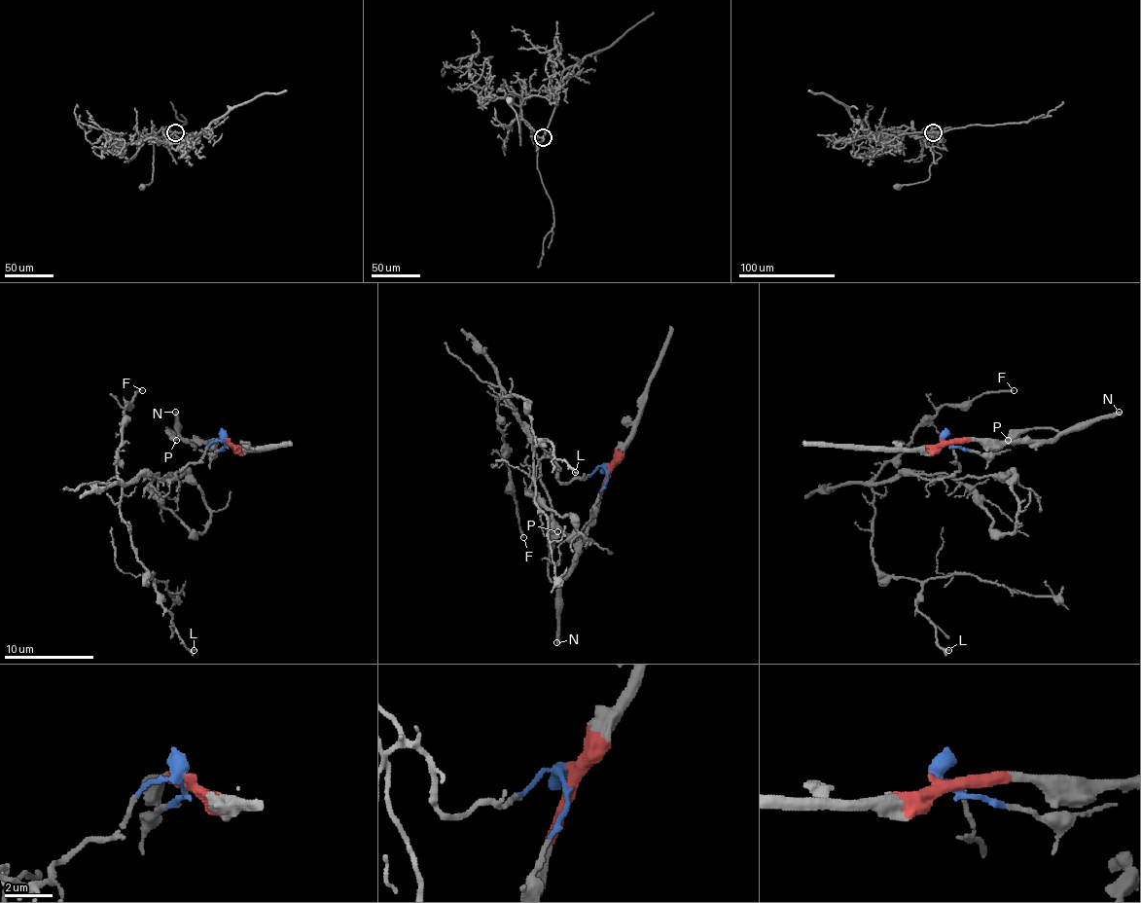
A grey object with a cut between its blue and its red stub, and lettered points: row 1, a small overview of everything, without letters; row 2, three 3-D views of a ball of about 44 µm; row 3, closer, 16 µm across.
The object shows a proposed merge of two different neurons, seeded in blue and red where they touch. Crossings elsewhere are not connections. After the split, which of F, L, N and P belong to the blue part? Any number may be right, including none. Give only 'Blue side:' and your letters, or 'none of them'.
Blue side: F, L

